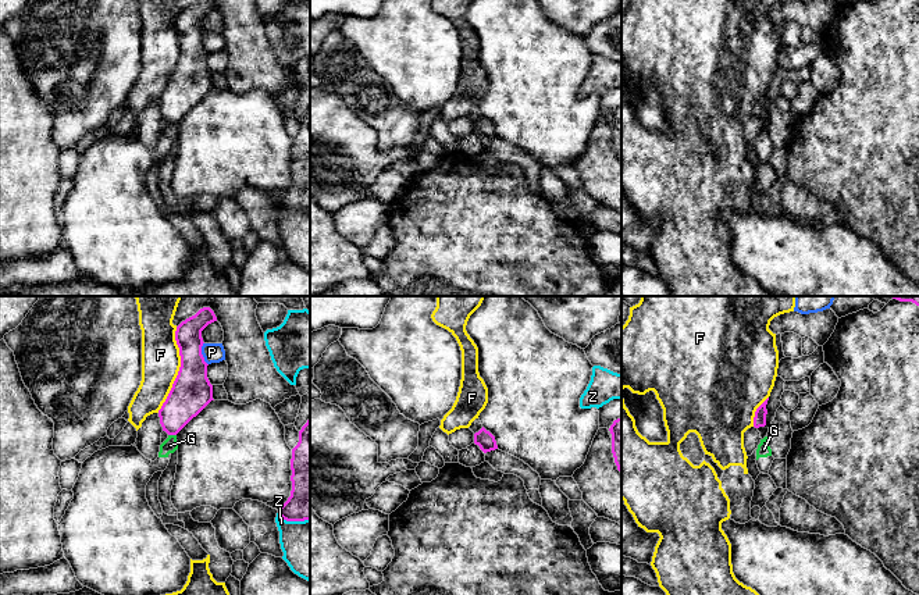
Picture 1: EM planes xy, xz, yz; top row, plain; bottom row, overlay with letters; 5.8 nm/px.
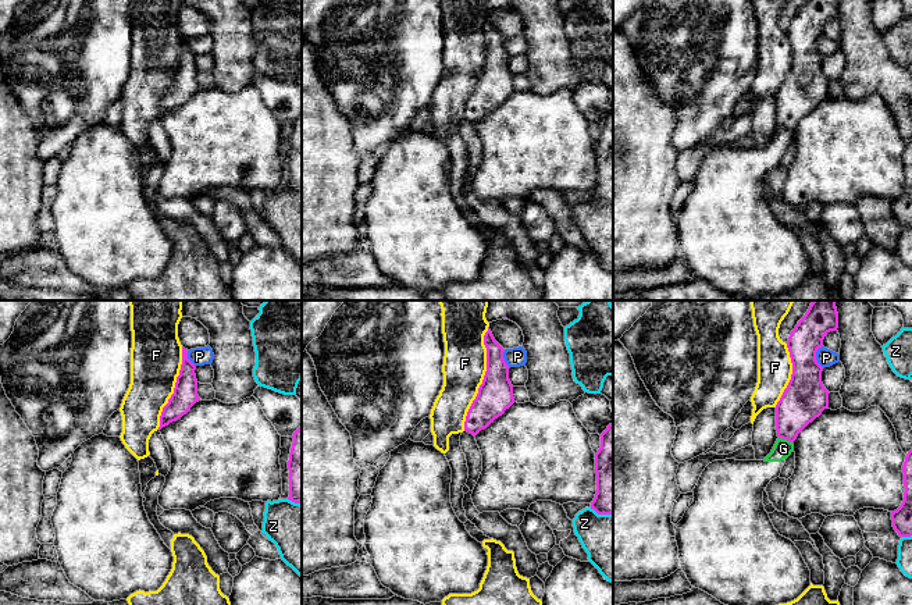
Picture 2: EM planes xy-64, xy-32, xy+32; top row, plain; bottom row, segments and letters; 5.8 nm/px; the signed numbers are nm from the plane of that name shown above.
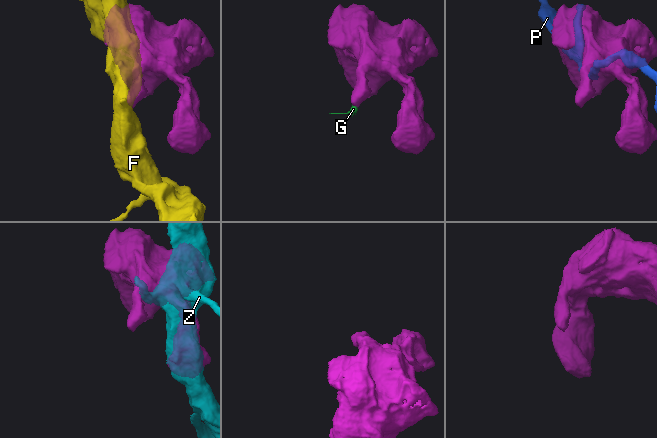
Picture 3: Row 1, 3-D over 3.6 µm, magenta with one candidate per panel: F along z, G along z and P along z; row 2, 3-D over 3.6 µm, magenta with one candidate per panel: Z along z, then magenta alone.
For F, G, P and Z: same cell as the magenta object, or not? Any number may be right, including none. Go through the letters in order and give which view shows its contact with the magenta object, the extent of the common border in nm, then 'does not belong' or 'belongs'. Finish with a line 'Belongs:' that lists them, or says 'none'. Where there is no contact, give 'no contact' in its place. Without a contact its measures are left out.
F: contact in xy; length 500 nm; does not belong
G: contact in xy; length 50 nm; does not belong
P: contact in xy; length 140 nm; does not belong
Z: contact in xy; length 200 nm; does not belong
Belongs: none

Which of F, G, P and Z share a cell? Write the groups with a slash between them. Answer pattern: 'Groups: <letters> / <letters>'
Groups: F / G / P / Z

